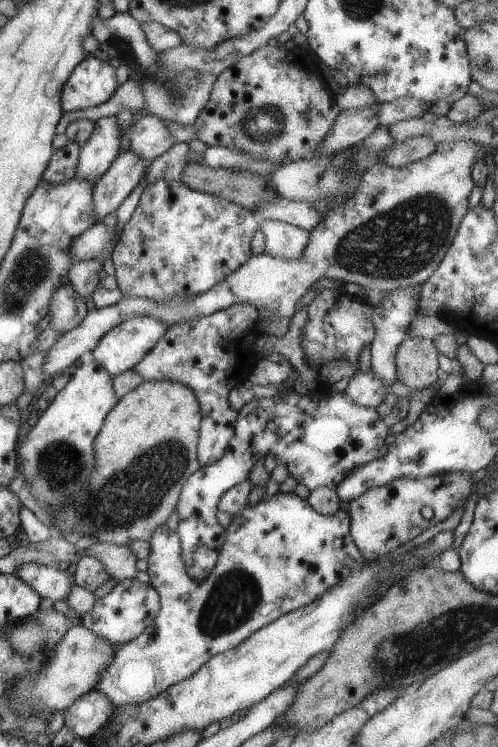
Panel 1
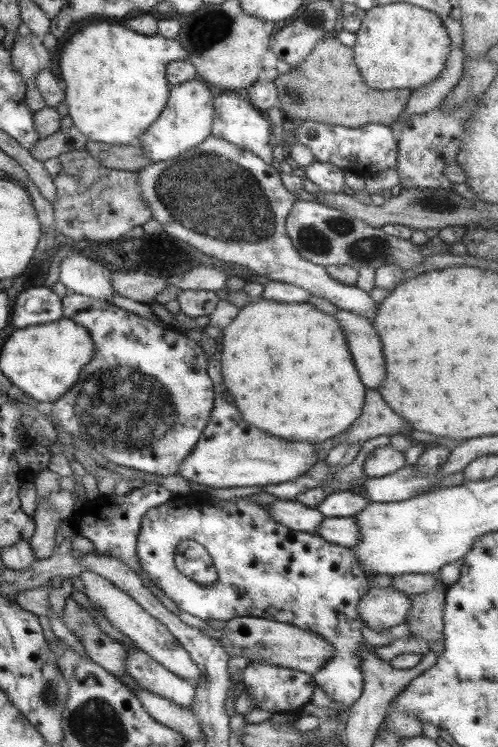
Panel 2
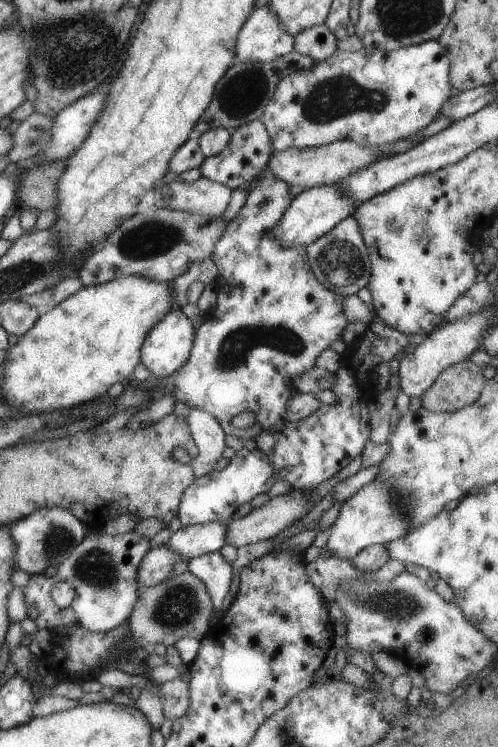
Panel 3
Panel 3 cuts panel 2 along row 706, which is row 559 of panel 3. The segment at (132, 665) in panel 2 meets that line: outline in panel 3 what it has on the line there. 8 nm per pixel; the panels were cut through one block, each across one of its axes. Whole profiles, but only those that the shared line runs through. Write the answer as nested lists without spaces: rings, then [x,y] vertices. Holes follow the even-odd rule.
[[[219,521],[181,525],[179,529],[172,532],[165,545],[179,555],[180,560],[187,562],[193,557],[219,551],[219,548],[224,545],[226,526],[225,523]]]

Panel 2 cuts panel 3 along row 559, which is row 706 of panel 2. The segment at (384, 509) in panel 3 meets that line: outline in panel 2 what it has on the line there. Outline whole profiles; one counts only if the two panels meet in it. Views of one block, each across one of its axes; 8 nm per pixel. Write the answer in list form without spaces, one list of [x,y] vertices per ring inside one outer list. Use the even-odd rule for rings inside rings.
[[[197,495],[198,499],[195,500],[195,505],[188,504],[182,501],[170,500],[161,506],[155,506],[147,509],[147,513],[143,516],[140,523],[139,534],[136,538],[136,555],[141,565],[141,570],[143,570],[148,577],[148,579],[157,587],[167,598],[170,598],[178,609],[181,611],[191,614],[201,620],[229,620],[229,618],[235,617],[255,617],[263,618],[270,621],[287,623],[295,628],[305,630],[307,632],[317,633],[319,637],[325,639],[327,643],[331,643],[332,648],[332,658],[328,659],[328,662],[319,670],[315,670],[315,674],[309,679],[310,682],[316,684],[326,696],[329,696],[331,702],[339,704],[339,706],[350,707],[354,700],[357,700],[359,694],[362,690],[362,674],[361,666],[358,658],[358,653],[361,649],[365,649],[363,644],[363,638],[361,638],[360,628],[363,626],[363,621],[357,616],[357,603],[361,600],[361,596],[369,590],[369,580],[364,575],[364,571],[359,569],[357,565],[357,559],[355,559],[355,553],[351,551],[350,548],[345,548],[344,546],[339,546],[336,544],[331,544],[326,540],[323,540],[319,535],[309,534],[305,532],[298,532],[290,530],[281,524],[275,523],[271,516],[261,508],[261,505],[251,501],[249,496],[245,497],[231,497],[229,500],[215,500],[207,496]],[[184,540],[192,540],[197,544],[200,544],[211,557],[213,566],[215,567],[217,573],[217,580],[213,584],[207,586],[201,586],[200,584],[195,584],[191,582],[187,577],[183,576],[176,568],[174,564],[174,550],[176,546]]]

